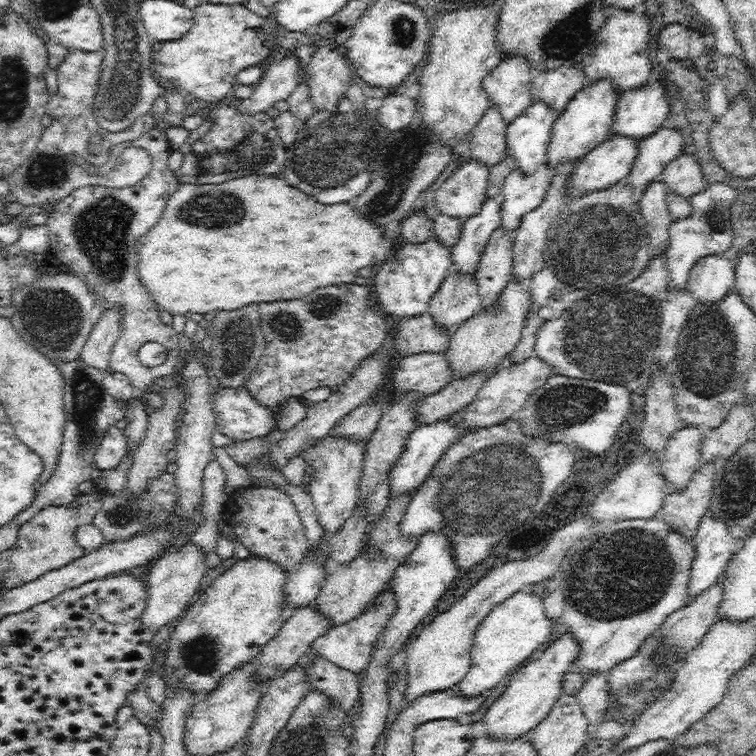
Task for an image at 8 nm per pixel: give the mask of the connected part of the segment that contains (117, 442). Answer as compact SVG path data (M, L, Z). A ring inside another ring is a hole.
M115 425L110 426L94 456L94 464L102 470L116 468L127 454L127 449L128 439L122 433L122 428L118 429Z

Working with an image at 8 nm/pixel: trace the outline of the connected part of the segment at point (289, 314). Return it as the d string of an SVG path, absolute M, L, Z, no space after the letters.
M336 284L326 286L304 300L284 300L284 302L266 302L257 305L261 317L261 327L265 336L265 345L257 367L244 382L248 393L256 401L270 409L280 408L282 402L291 396L302 397L312 388L328 386L337 388L352 376L358 364L378 352L386 338L386 321L382 310L376 306L370 290L360 284Z

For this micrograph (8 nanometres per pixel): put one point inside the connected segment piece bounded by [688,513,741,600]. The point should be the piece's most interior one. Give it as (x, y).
(714, 546)

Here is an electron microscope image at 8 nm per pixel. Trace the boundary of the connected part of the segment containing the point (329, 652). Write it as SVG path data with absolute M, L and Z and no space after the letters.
M387 588L371 601L371 604L366 607L366 610L358 618L354 618L350 622L344 622L344 624L334 624L324 636L314 640L309 651L310 659L315 654L320 654L320 657L324 657L324 659L336 664L338 667L355 673L364 671L366 666L370 664L370 660L372 660L372 653L374 653L375 644L378 642L382 629L395 613L394 609L395 596L393 595L393 589Z

